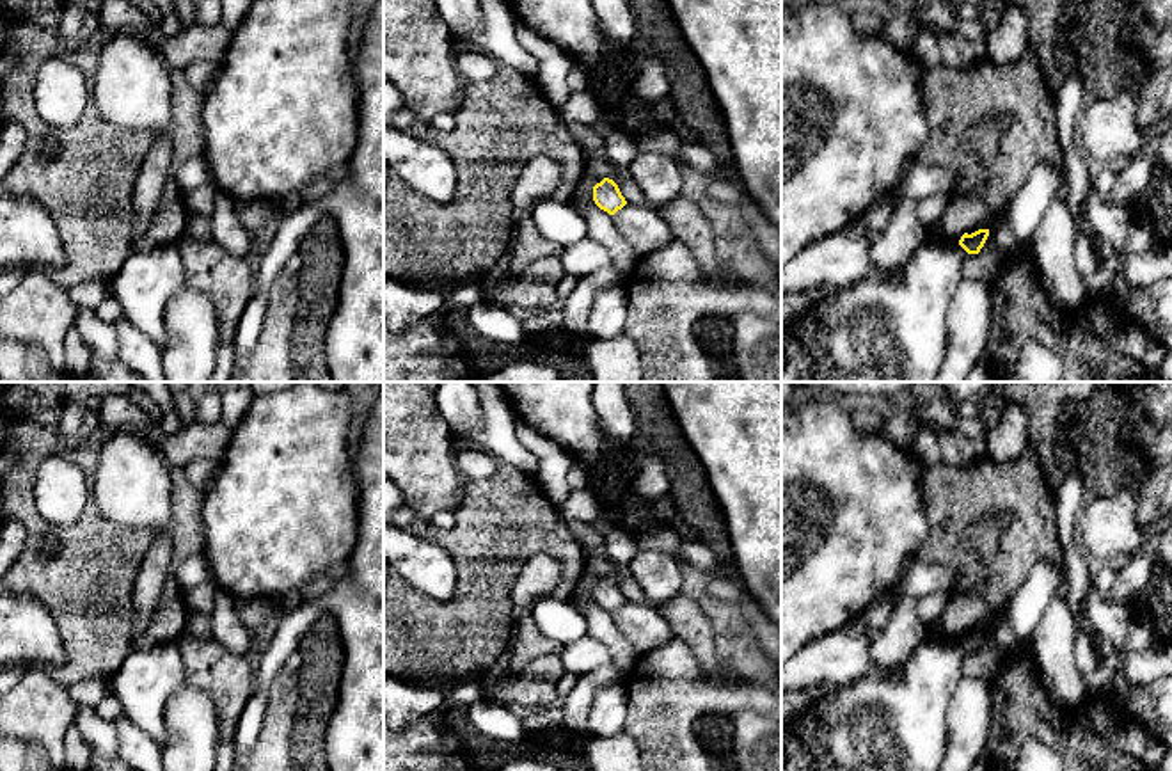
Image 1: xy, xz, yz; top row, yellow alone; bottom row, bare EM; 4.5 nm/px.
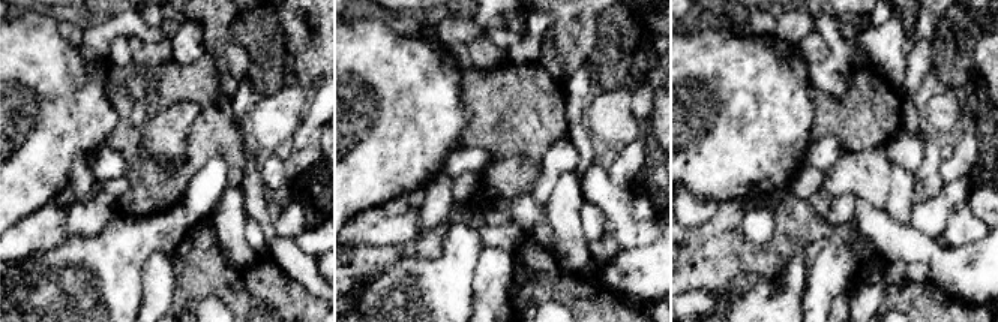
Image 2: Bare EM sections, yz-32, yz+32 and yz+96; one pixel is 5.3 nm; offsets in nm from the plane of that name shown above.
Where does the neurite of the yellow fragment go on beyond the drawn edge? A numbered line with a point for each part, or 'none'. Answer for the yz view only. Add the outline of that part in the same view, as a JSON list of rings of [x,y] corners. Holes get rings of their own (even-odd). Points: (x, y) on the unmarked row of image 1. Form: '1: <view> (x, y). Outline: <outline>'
none

